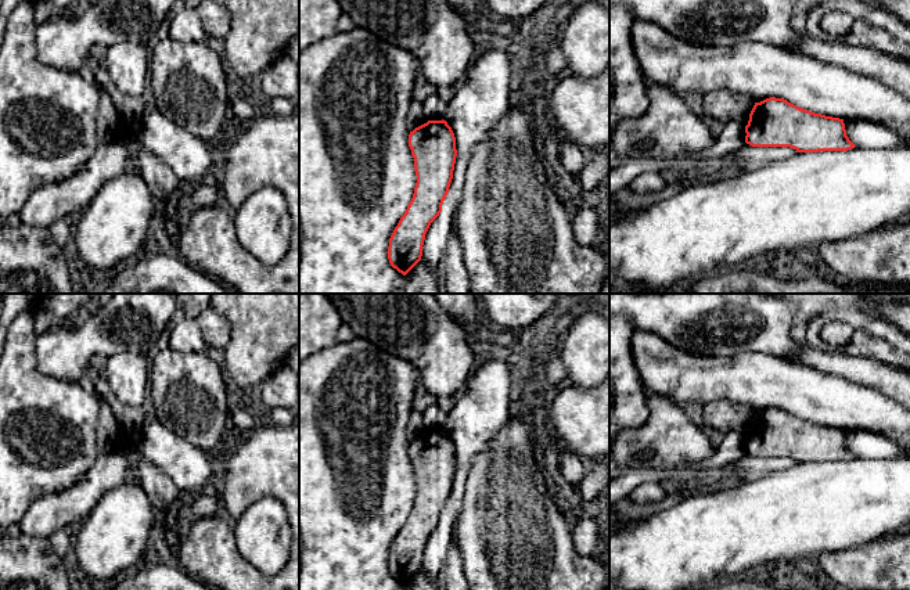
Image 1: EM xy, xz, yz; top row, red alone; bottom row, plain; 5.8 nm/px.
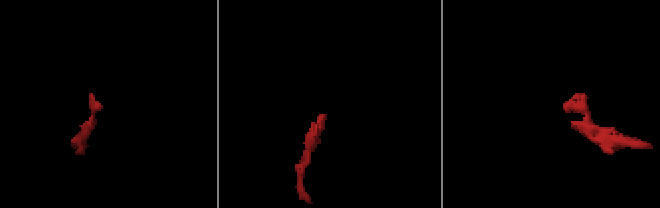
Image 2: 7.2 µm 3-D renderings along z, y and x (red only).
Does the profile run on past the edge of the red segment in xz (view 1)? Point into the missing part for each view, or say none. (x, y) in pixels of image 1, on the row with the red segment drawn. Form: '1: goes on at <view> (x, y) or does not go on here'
1: does not go on here

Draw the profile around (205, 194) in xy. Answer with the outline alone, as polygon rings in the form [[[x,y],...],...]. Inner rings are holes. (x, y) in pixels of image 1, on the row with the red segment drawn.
[[[211,179],[195,186],[190,195],[194,208],[209,208],[222,202],[222,188],[217,180]]]

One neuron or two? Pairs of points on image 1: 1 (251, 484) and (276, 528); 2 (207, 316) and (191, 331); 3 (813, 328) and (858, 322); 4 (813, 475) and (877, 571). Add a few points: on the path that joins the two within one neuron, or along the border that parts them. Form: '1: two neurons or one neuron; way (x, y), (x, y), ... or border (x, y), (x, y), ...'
1: two neurons; border (284, 506), (274, 497), (259, 497), (236, 521)
2: two neurons; border (194, 319), (208, 345)
3: one neuron; way (824, 317), (827, 315), (846, 315)
4: two neurons; border (873, 540), (828, 551)

